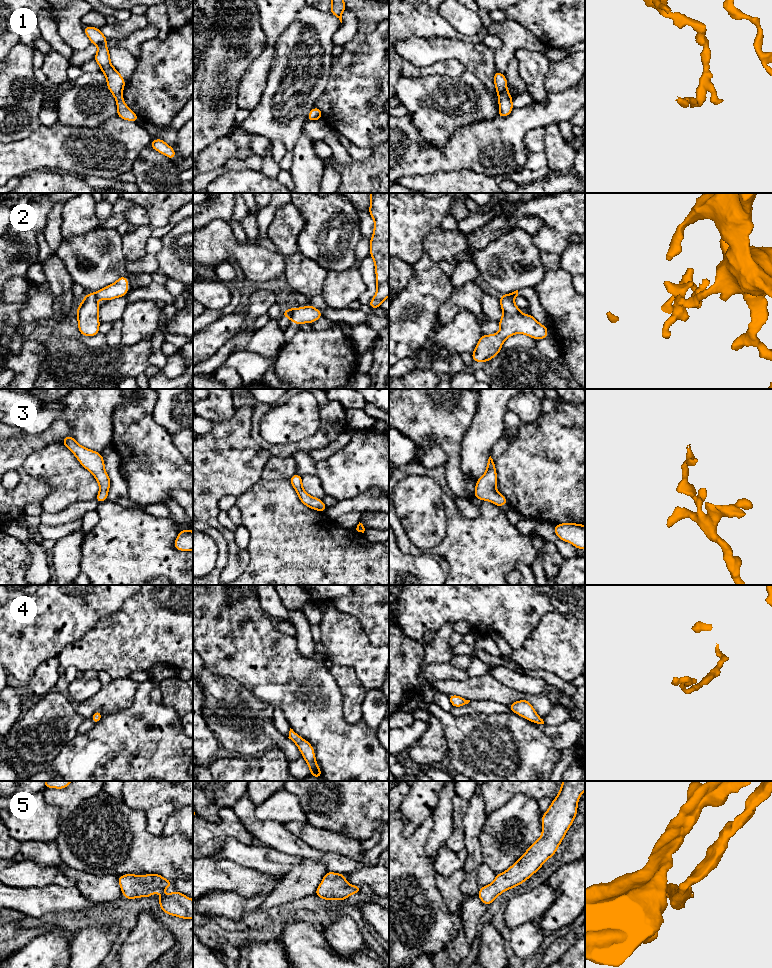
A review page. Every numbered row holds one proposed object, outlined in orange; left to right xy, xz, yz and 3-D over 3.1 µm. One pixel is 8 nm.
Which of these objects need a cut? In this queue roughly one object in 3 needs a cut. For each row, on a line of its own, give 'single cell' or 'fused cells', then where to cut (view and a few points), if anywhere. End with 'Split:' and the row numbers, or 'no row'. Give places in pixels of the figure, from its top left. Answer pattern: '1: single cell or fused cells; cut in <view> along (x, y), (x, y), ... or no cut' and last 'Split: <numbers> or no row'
1: single cell; no cut
2: fused cells; cut in xz along (293, 309), (290, 317)
3: single cell; no cut
4: single cell; no cut
5: single cell; no cut
Split: 2

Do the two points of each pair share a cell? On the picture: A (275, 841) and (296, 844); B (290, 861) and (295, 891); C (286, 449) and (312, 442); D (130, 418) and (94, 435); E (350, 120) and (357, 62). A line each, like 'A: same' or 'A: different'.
A: same
B: different
C: same
D: different
E: same

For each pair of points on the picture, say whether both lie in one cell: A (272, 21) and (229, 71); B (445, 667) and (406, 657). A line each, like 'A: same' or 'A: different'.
A: different
B: same

